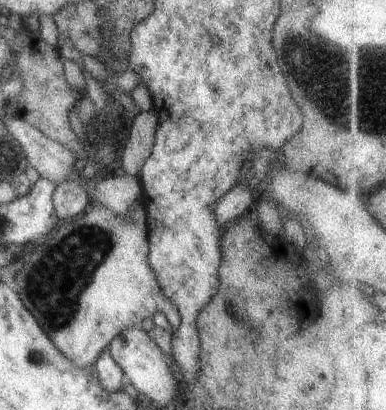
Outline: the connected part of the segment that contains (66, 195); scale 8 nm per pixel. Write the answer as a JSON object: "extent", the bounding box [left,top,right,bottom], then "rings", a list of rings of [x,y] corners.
{"extent":[52,180,88,223],"rings":[[[68,180],[58,184],[52,198],[57,219],[61,223],[81,216],[88,199],[86,188],[80,182]]]}

